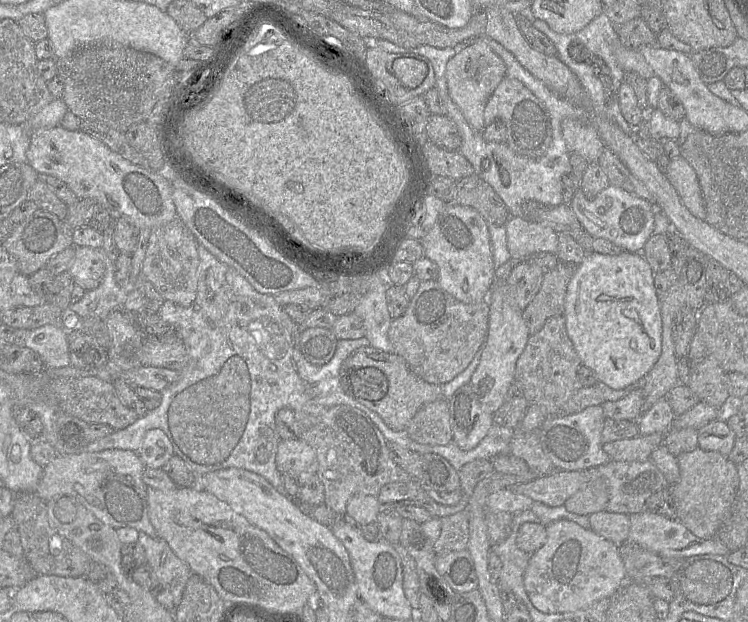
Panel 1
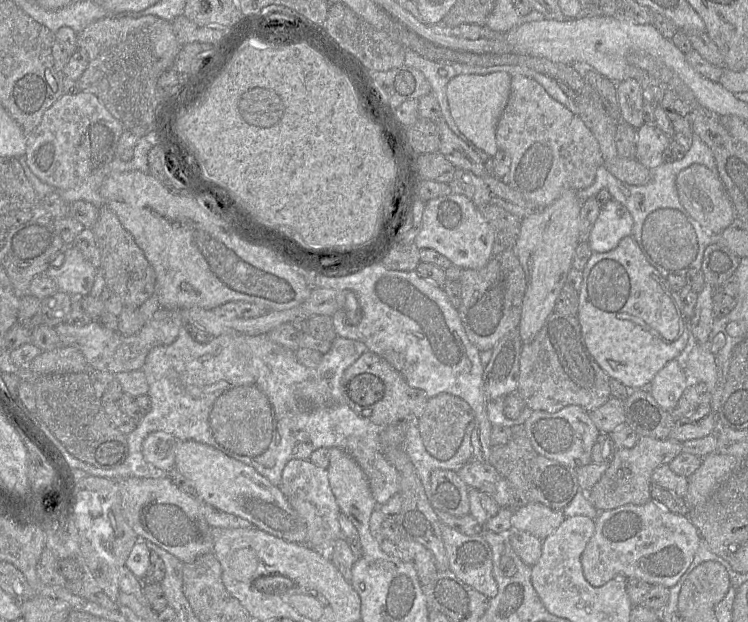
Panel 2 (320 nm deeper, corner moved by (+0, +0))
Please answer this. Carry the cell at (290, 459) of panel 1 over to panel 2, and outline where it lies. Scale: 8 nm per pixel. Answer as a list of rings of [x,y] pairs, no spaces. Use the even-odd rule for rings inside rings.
[[[291,459],[283,469],[279,488],[306,524],[306,545],[316,551],[327,551],[328,556],[328,550],[341,538],[342,531],[338,520],[341,511],[331,490],[327,470],[309,460]]]

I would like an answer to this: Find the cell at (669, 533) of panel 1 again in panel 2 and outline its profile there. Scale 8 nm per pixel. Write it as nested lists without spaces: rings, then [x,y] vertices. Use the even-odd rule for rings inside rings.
[[[651,499],[643,505],[623,505],[612,510],[599,511],[595,531],[581,556],[583,574],[593,587],[600,587],[616,575],[634,577],[651,585],[671,588],[677,584],[693,562],[700,545],[698,529],[687,515],[675,514]]]

